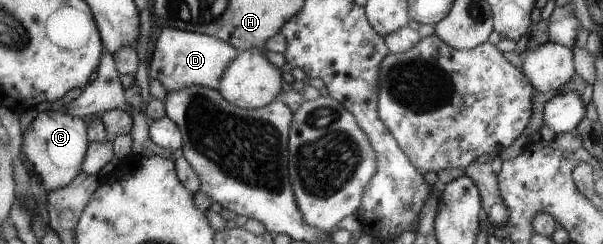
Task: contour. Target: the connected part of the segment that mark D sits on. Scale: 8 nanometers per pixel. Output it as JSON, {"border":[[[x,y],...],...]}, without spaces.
{"border":[[[165,26],[159,36],[149,60],[148,78],[161,83],[166,92],[175,92],[187,86],[197,85],[217,90],[217,82],[224,73],[225,66],[239,54],[236,47],[221,39],[201,33],[177,30]]]}

